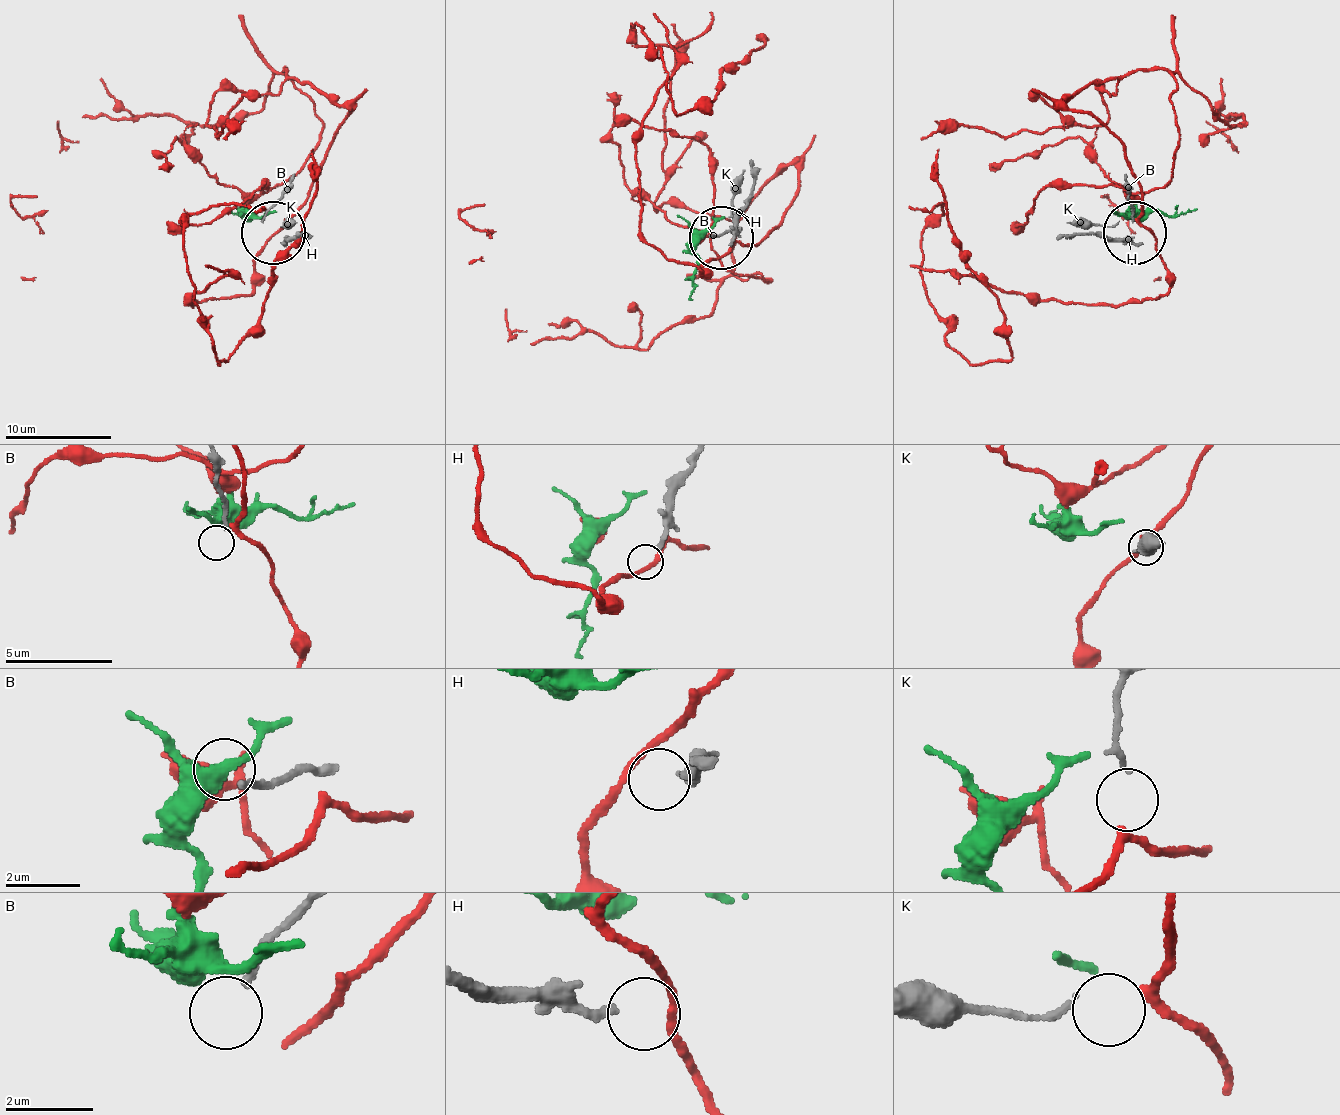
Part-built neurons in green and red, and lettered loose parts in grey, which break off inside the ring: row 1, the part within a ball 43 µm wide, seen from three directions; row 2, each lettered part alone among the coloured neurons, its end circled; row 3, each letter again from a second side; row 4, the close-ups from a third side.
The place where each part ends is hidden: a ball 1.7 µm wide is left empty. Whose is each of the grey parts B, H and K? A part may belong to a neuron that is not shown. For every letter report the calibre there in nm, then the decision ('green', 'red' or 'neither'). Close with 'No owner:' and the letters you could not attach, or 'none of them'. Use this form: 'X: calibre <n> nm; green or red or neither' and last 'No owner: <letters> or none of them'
B: calibre 170 nm; neither
H: calibre 200 nm; neither
K: calibre 150 nm; red
No owner: B, H

